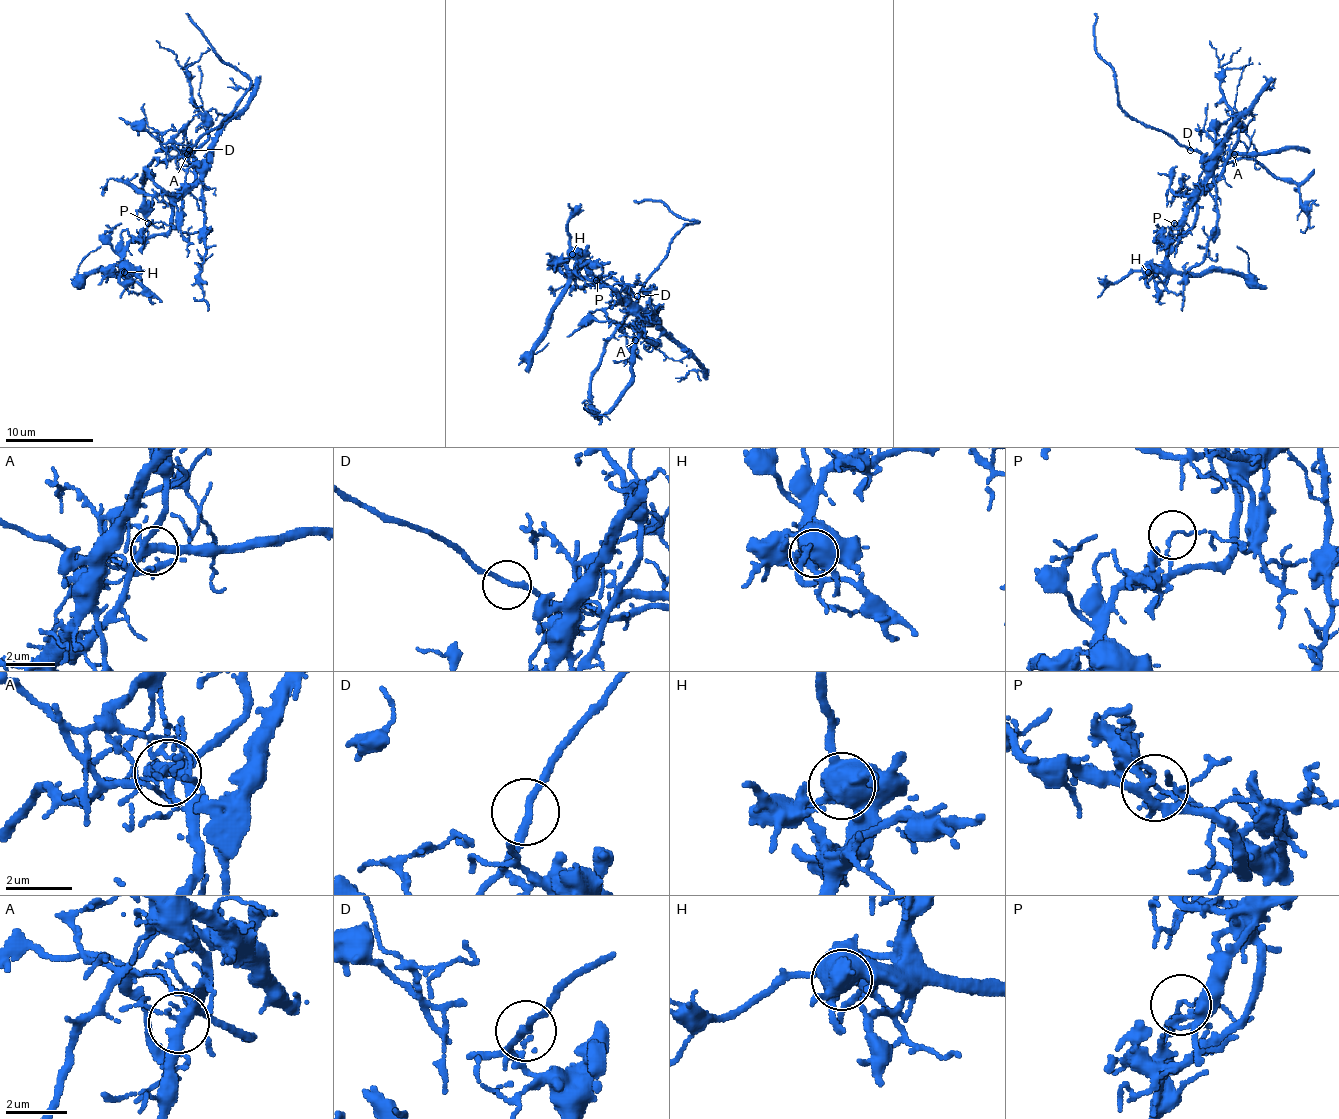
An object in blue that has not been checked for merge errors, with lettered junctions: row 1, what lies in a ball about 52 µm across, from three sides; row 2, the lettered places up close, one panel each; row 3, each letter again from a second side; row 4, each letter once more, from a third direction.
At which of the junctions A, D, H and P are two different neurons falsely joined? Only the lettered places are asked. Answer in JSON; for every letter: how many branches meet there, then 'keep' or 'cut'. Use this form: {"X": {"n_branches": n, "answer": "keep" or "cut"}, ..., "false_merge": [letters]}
{"A": {"n_branches": 5, "answer": "keep"}, "D": {"n_branches": 2, "answer": "keep"}, "H": {"n_branches": 4, "answer": "cut"}, "P": {"n_branches": 2, "answer": "cut"}, "false_merge": ["H", "P"]}

